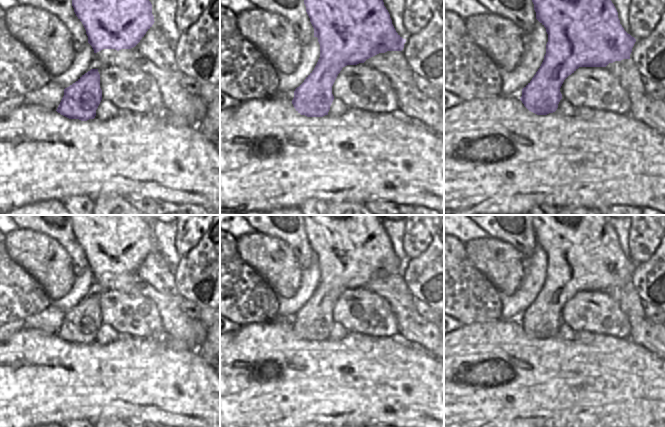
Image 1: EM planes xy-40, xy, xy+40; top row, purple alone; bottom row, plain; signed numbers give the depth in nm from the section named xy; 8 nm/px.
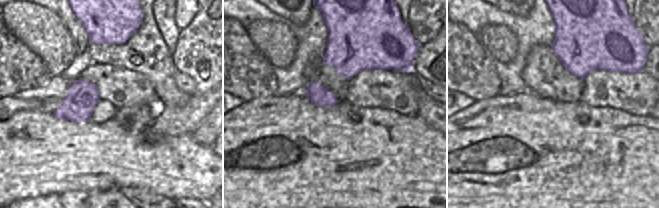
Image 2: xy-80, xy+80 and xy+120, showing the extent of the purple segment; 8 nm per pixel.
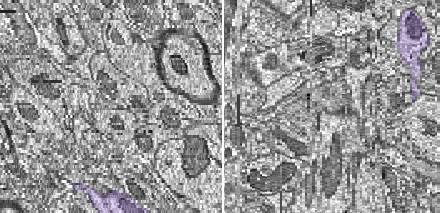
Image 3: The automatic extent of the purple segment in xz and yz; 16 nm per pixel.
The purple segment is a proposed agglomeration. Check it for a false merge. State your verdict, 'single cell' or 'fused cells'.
single cell

